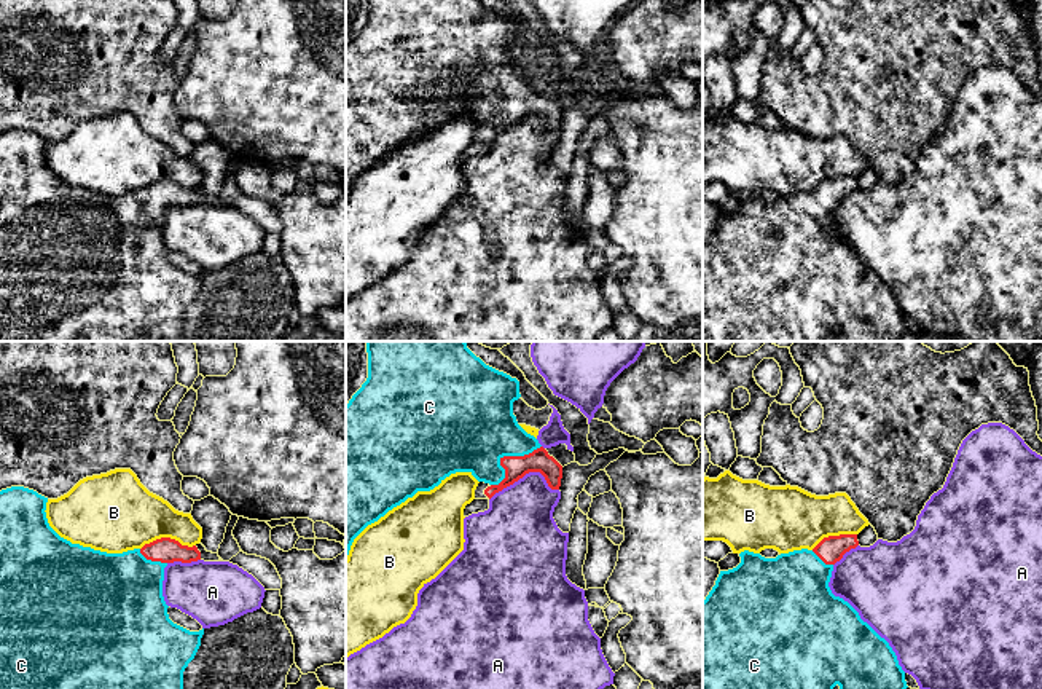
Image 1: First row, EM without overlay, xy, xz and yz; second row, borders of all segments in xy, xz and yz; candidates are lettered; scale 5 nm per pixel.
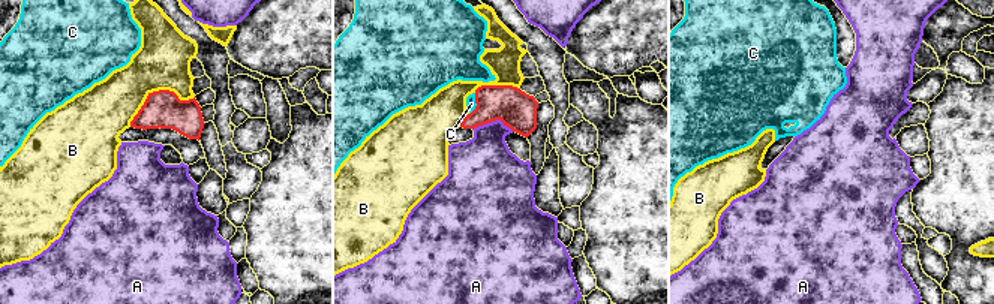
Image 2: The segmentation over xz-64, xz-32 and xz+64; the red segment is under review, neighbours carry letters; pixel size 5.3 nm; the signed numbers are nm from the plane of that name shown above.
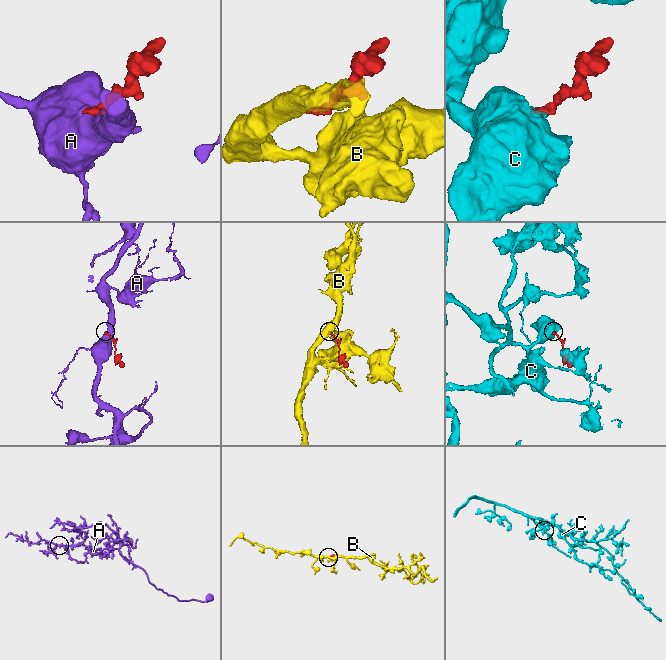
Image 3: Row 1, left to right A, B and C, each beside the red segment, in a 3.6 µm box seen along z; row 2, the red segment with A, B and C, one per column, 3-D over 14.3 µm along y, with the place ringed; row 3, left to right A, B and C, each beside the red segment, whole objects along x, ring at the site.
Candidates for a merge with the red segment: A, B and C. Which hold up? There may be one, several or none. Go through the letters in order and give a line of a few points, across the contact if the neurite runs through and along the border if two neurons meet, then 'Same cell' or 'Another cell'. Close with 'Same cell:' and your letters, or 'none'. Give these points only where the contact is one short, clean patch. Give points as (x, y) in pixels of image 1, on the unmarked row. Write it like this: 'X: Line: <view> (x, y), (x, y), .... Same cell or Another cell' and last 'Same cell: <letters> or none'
A: Line: xz (558, 131), (552, 131), (539, 115), (526, 115), (489, 142). Another cell
B: Line: xy (195, 187), (184, 188), (169, 181), (156, 181), (141, 192). Another cell
C: Line: xz (539, 102), (531, 99), (505, 99), (467, 67). Same cell
Same cell: C

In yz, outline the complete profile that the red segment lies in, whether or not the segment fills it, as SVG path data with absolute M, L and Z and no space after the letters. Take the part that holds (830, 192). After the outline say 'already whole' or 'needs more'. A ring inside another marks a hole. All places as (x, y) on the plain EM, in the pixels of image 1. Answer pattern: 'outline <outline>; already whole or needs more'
outline M857 177L824 180L813 193L801 191L765 201L760 196L744 193L741 206L728 214L720 214L715 228L703 244L703 341L895 341L908 329L905 314L889 285L881 281L859 255L843 241L835 239L829 230L833 207L846 195L859 188Z; needs more

